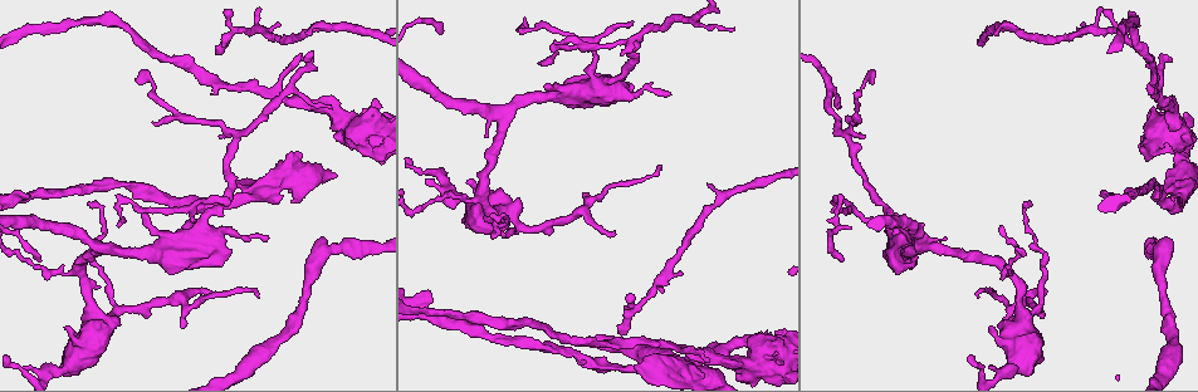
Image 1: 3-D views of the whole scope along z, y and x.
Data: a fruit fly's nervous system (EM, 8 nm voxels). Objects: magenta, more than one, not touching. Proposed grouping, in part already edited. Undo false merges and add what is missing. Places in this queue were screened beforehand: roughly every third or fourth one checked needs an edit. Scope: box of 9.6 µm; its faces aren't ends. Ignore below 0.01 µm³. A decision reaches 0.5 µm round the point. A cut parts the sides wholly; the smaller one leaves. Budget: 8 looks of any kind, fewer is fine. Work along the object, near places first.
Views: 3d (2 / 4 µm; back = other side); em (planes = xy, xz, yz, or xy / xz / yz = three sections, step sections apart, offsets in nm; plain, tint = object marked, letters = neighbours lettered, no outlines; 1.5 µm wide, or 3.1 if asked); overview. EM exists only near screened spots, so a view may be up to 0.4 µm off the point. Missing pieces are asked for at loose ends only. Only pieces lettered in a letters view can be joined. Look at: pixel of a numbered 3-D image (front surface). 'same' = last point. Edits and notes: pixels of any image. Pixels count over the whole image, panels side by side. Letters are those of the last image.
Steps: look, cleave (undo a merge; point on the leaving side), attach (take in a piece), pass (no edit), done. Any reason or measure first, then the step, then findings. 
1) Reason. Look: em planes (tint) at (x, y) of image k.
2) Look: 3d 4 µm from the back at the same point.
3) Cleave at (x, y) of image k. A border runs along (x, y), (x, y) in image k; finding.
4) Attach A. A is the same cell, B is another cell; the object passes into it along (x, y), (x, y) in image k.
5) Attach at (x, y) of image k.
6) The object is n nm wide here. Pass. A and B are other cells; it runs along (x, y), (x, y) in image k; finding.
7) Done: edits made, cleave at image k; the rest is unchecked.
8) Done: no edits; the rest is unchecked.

Branch stops here. Look: 3d 2 µm at (620, 54) of image 1.

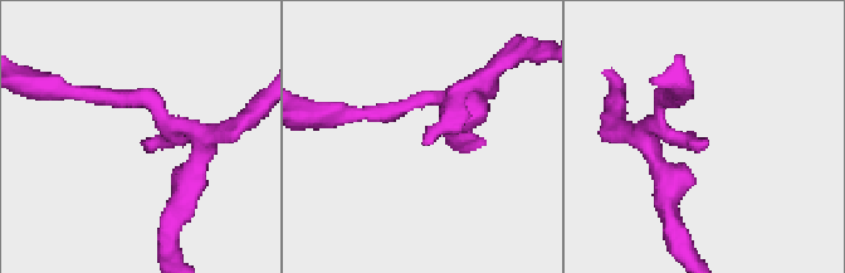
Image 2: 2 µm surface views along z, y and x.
The arms are 170, 190 nm wide; need the tissue. Look: em planes (letters) at (706, 139) of image 2.

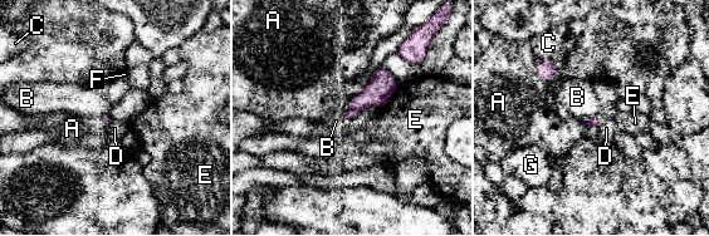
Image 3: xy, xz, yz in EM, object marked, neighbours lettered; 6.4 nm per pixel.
The longest contact is with E, 190 nm. Pass. A, B, C, D, E, F and G are other cells; a border runs along (353, 97), (347, 112), (347, 119) in image 3; none of them fits.

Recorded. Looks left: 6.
Branch stops here. Look: em xz step 8 (tint) at (121, 223) of image 1.

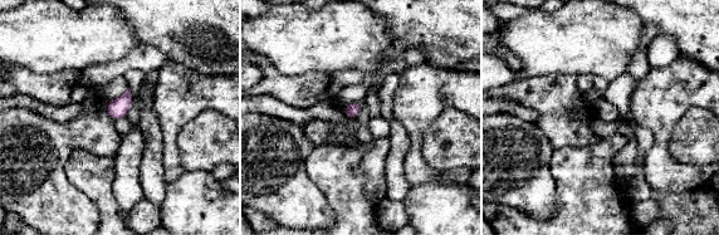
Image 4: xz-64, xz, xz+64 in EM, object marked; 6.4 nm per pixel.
Cut it another way. Look: em planes (letters) at the same point.

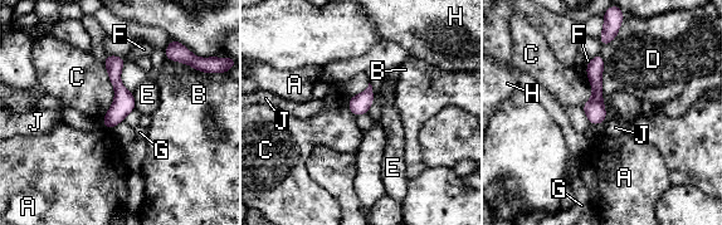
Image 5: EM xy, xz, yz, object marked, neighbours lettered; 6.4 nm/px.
The object is 130 nm wide here. Pass. A, B, C, D, E, F, G, H and J are other cells; it runs along (108, 58), (120, 91), (110, 125) in image 5; no lettered piece goes on from it.

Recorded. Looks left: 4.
Free end. Look: em xy step 4 (tint) at (1183, 151) of image 1.

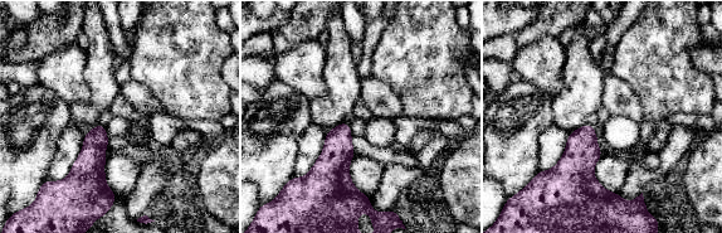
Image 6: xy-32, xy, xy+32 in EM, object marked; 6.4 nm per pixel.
Another direction. Look: em yz step 4 (tint) at the same point.

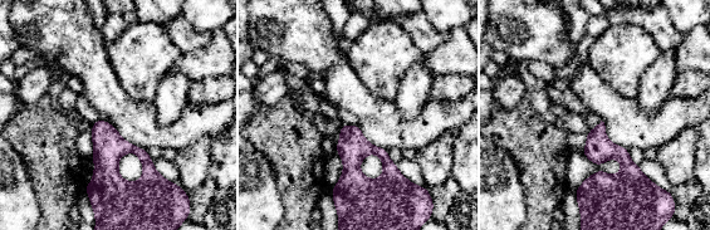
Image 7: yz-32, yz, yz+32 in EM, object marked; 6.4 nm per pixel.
See the neighbours. Look: em yz step 4 (letters) at the same point.

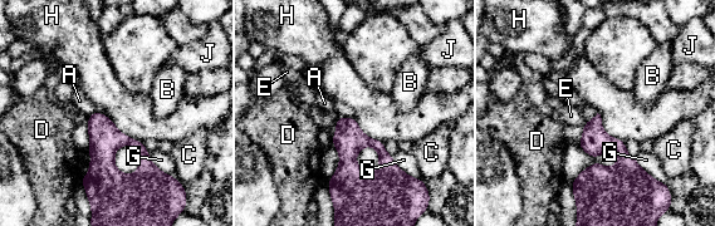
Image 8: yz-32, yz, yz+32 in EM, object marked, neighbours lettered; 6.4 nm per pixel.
Pass. A, B, C, D, E, G, H and J are other cells; a border runs along (102, 112), (125, 134), (143, 143) in image 8; no lettered piece goes on from it.

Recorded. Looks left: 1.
Done: no edits; the rest is unchecked.

